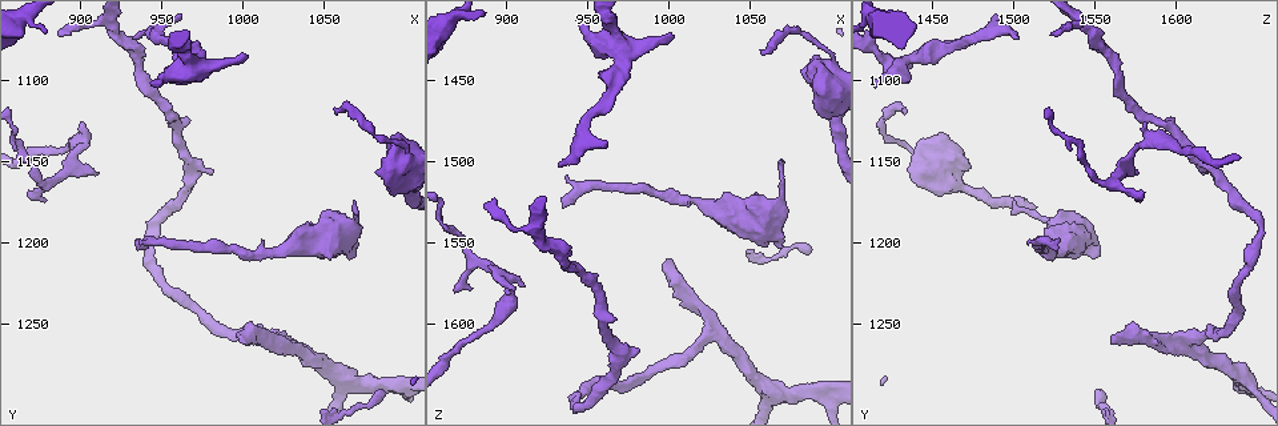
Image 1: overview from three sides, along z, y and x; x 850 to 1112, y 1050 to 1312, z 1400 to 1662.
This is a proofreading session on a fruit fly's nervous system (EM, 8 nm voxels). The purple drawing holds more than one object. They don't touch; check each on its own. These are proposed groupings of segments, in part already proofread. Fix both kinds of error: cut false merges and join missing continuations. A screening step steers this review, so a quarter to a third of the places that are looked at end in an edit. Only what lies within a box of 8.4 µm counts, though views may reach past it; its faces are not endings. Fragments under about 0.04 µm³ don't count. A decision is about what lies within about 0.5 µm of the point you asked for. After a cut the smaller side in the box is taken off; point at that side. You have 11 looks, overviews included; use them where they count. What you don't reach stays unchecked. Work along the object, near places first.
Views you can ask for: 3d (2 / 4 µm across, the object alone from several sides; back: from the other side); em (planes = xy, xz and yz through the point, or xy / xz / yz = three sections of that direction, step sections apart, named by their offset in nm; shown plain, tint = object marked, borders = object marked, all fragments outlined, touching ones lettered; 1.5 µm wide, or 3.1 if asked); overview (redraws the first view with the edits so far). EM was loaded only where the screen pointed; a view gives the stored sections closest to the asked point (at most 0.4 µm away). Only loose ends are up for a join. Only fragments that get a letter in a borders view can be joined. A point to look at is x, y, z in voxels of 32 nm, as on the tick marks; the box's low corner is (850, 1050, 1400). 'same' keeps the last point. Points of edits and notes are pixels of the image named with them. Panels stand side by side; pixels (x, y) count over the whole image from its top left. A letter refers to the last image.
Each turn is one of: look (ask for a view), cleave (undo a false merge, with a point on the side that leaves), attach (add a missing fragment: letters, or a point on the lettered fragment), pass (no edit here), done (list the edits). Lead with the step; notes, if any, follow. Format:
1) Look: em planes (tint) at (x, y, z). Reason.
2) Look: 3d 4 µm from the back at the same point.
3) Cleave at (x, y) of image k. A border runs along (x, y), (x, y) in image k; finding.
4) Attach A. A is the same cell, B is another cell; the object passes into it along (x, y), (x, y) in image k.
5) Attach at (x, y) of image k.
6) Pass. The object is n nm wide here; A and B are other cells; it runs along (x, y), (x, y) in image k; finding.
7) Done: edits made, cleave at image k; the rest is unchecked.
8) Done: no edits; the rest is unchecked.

Look: 3d 4 µm at (1032, 1264, 1610). Sharp bend.

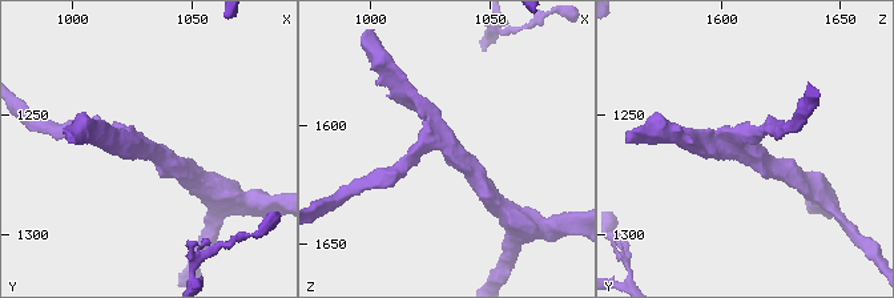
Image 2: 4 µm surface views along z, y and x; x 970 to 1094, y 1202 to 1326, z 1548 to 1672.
Look: em planes (plain) at (1032, 1264, 1609). 3 arms meet here; the arms are 190, 220, 260 nm wide.

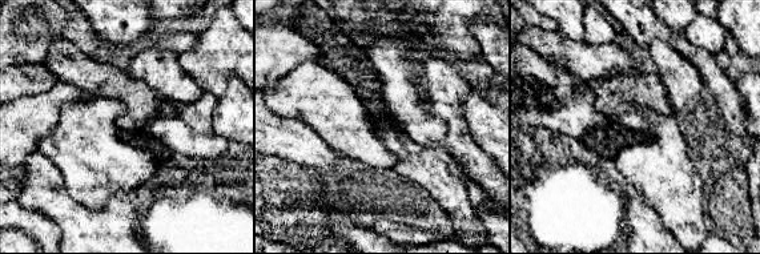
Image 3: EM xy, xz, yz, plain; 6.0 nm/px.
Look: em planes (borders) at the same point. What lies round it.

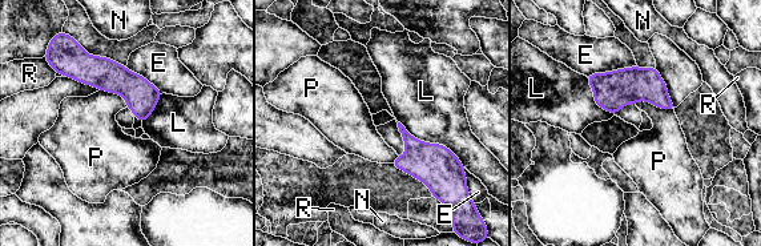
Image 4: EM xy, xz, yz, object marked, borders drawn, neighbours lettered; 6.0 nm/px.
Pass. The longest contact is with L, 460 nm; E, L, N, P and R are other cells; continuous, no second neuron.

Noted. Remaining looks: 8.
Look: em planes (borders) at (934, 1198, 1528). End of a long branch.

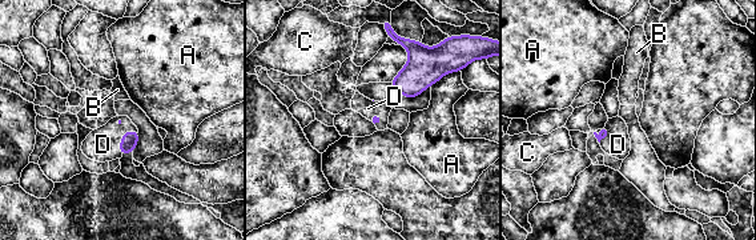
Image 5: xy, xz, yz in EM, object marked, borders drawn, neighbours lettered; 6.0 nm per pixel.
Attach at (103, 144) of image 5. The longest contact is with D, 180 nm; D is the same cell, A, B and C are other cells; it goes on there.

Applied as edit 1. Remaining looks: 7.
Look: 3d 4 µm from the back at (1056, 1118, 1434). Free end.

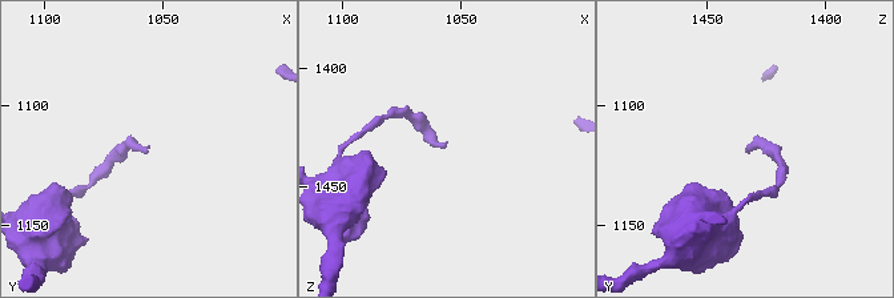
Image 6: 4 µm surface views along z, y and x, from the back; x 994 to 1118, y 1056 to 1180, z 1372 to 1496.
Look: em yz step 4 (borders) at (1057, 1119, 1435). Now the EM.

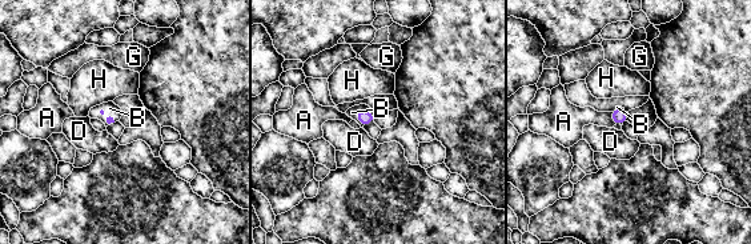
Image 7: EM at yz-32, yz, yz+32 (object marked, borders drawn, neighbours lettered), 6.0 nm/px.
Attach at (352, 112) of image 7. B is the same cell, A, D, G and H are other cells; the object passes into it along (365, 118), (357, 119), (352, 112) in image 7; it goes on there.

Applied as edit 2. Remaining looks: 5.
Look: em planes (borders) at (930, 1074, 1502). Tapers out.

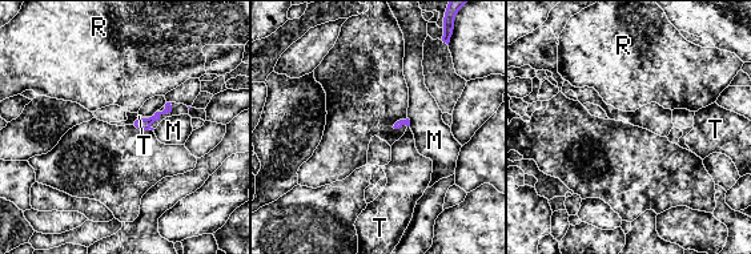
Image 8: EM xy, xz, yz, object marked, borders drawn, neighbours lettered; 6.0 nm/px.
Attach at (177, 109) of image 8. The longest contact is with T, 220 nm; T is the same cell, M and R are other cells; the neuron continues.

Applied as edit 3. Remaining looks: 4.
Done: edits made, attach at image 5, attach at image 7, attach at image 8; the rest is unchecked.

